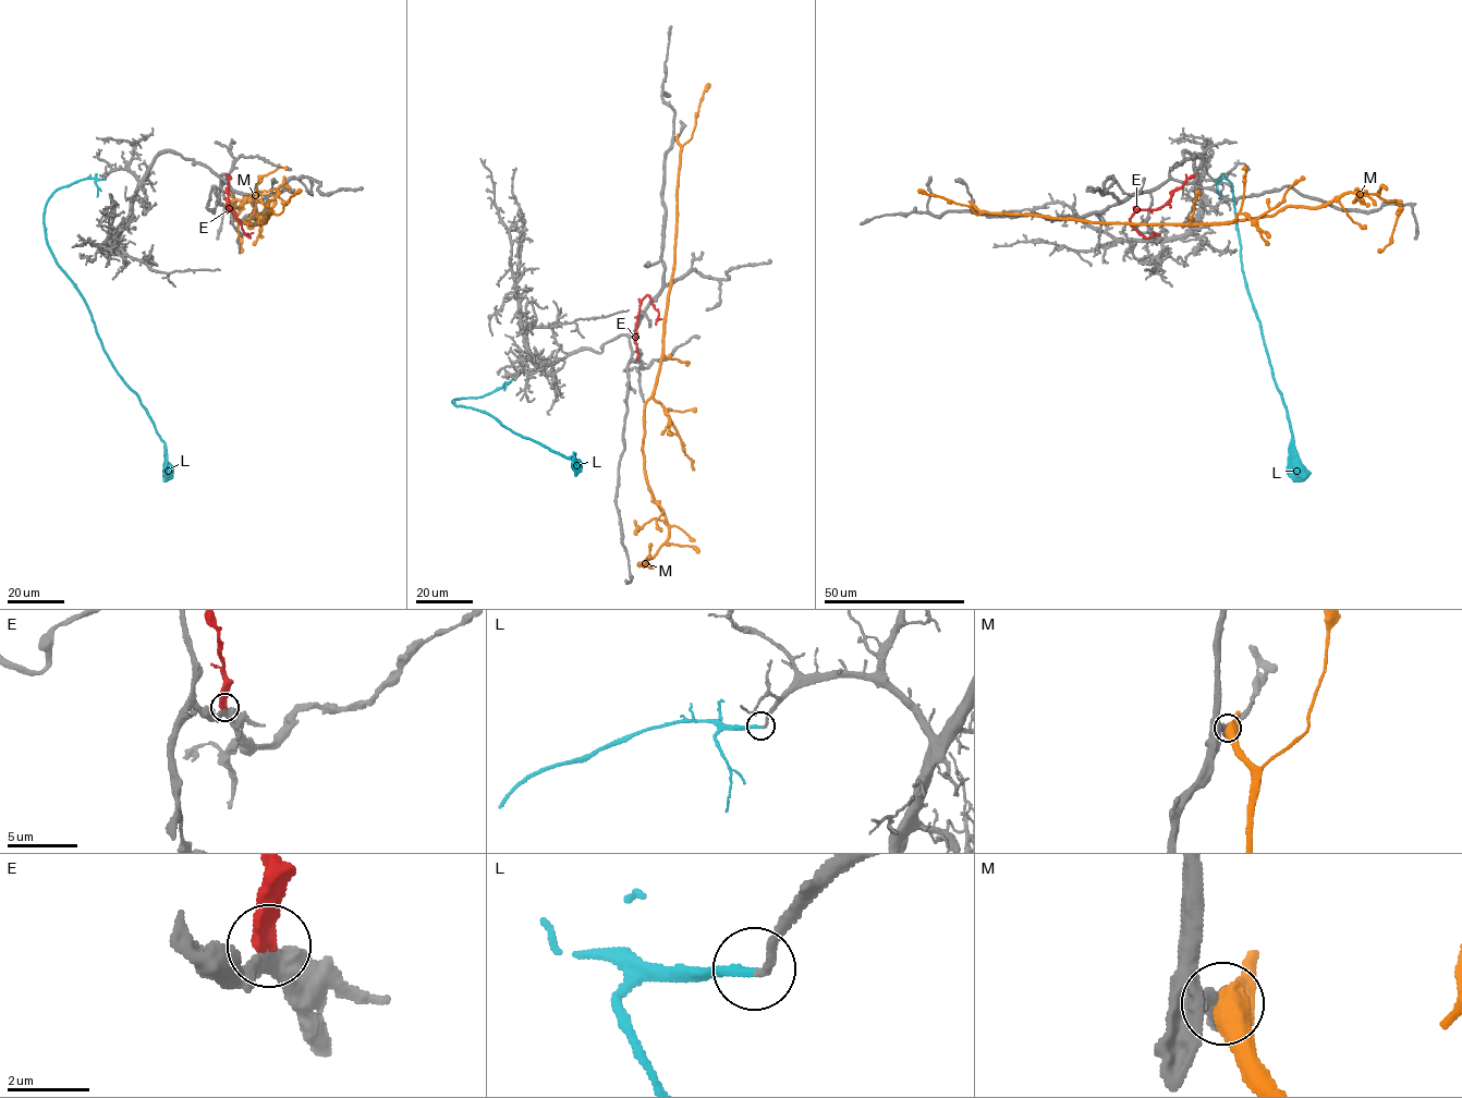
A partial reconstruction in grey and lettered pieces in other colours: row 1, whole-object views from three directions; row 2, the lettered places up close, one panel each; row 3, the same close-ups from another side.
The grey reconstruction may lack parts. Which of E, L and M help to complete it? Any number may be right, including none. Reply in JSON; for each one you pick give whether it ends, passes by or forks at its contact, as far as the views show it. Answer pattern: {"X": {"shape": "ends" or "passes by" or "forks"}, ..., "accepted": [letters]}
{"L": {"shape": "ends"}, "accepted": ["L"]}

